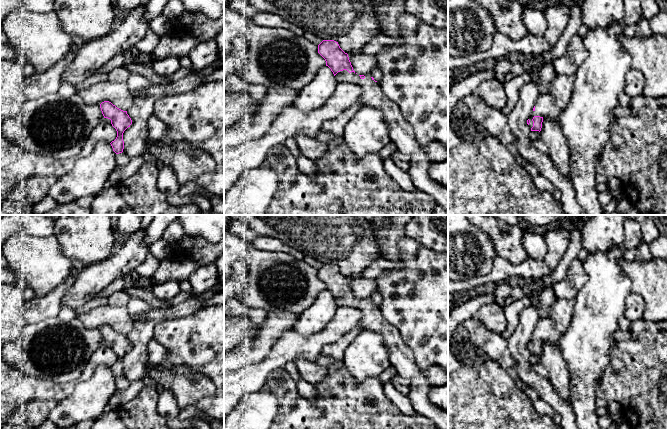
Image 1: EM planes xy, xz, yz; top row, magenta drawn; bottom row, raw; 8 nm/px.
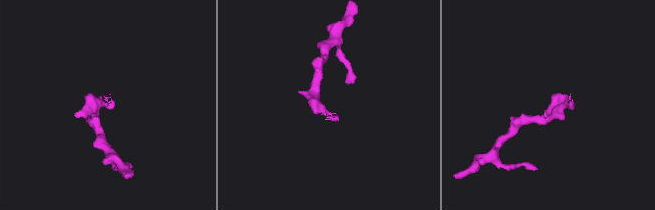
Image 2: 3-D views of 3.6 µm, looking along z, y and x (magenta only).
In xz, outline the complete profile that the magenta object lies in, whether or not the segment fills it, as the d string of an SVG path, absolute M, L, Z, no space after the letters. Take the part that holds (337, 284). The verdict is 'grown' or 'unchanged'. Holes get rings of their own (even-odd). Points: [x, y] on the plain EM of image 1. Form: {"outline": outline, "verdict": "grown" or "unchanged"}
{"outline": "M323 264L318 269L318 277L325 283L337 307L359 309L362 312L360 326L381 335L397 374L411 383L408 397L415 411L433 421L437 428L448 429L448 412L428 399L431 385L416 364L413 351L403 341L399 330L386 321L371 298L358 299L353 294L348 278L340 272L338 266Z", "verdict": "grown"}

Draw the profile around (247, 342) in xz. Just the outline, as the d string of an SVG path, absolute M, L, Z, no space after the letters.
M252 330L249 333L249 335L242 340L242 342L240 343L240 345L244 349L251 348L254 345L254 341L258 337L258 335L259 335L259 330Z

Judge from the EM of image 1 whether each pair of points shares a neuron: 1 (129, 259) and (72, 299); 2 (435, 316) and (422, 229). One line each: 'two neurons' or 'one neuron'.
1: one neuron
2: two neurons

